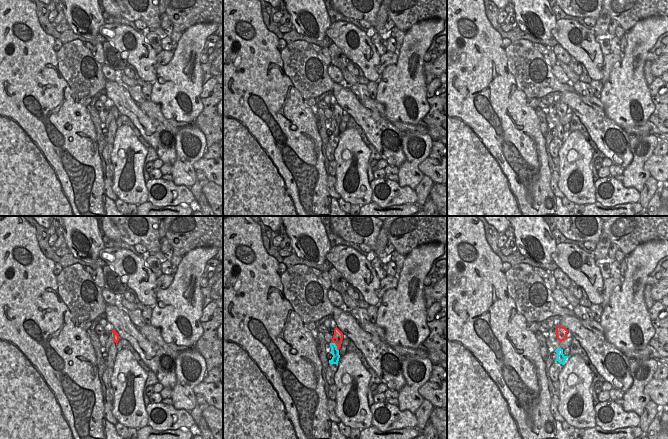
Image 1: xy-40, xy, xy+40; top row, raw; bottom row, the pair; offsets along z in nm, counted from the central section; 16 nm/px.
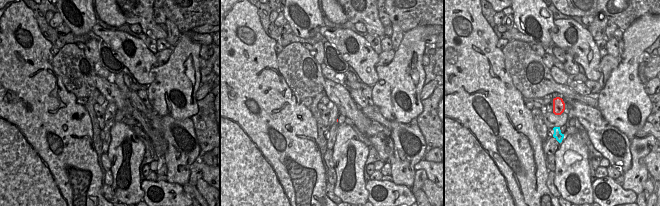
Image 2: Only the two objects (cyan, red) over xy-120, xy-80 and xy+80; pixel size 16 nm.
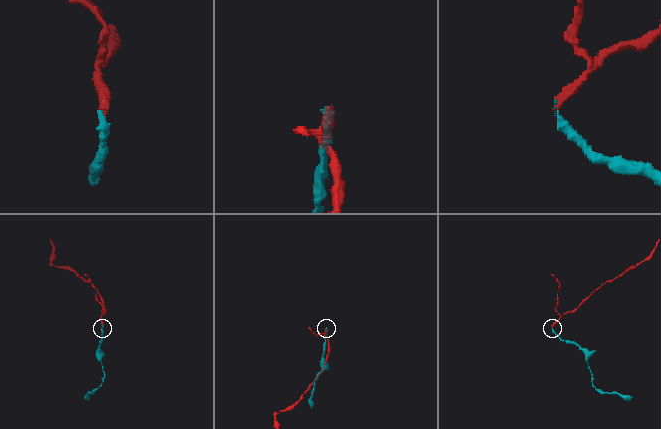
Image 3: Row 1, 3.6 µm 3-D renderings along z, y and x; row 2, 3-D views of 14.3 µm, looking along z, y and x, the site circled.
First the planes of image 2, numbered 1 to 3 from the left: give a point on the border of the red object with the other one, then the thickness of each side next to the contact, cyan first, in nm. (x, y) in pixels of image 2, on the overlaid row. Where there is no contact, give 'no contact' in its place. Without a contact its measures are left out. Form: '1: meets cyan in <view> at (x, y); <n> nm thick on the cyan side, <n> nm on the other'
1: no contact
2: no contact
3: no contact

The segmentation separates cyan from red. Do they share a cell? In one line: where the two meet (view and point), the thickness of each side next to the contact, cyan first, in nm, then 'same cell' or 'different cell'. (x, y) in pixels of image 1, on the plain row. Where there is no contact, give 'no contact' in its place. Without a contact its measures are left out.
xy (335, 121) | 130/160 nm | different cell

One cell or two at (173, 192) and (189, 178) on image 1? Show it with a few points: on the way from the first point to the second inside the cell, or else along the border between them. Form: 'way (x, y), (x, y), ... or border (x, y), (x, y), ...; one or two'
border (172, 181), (177, 185), (185, 185), (189, 188); two

